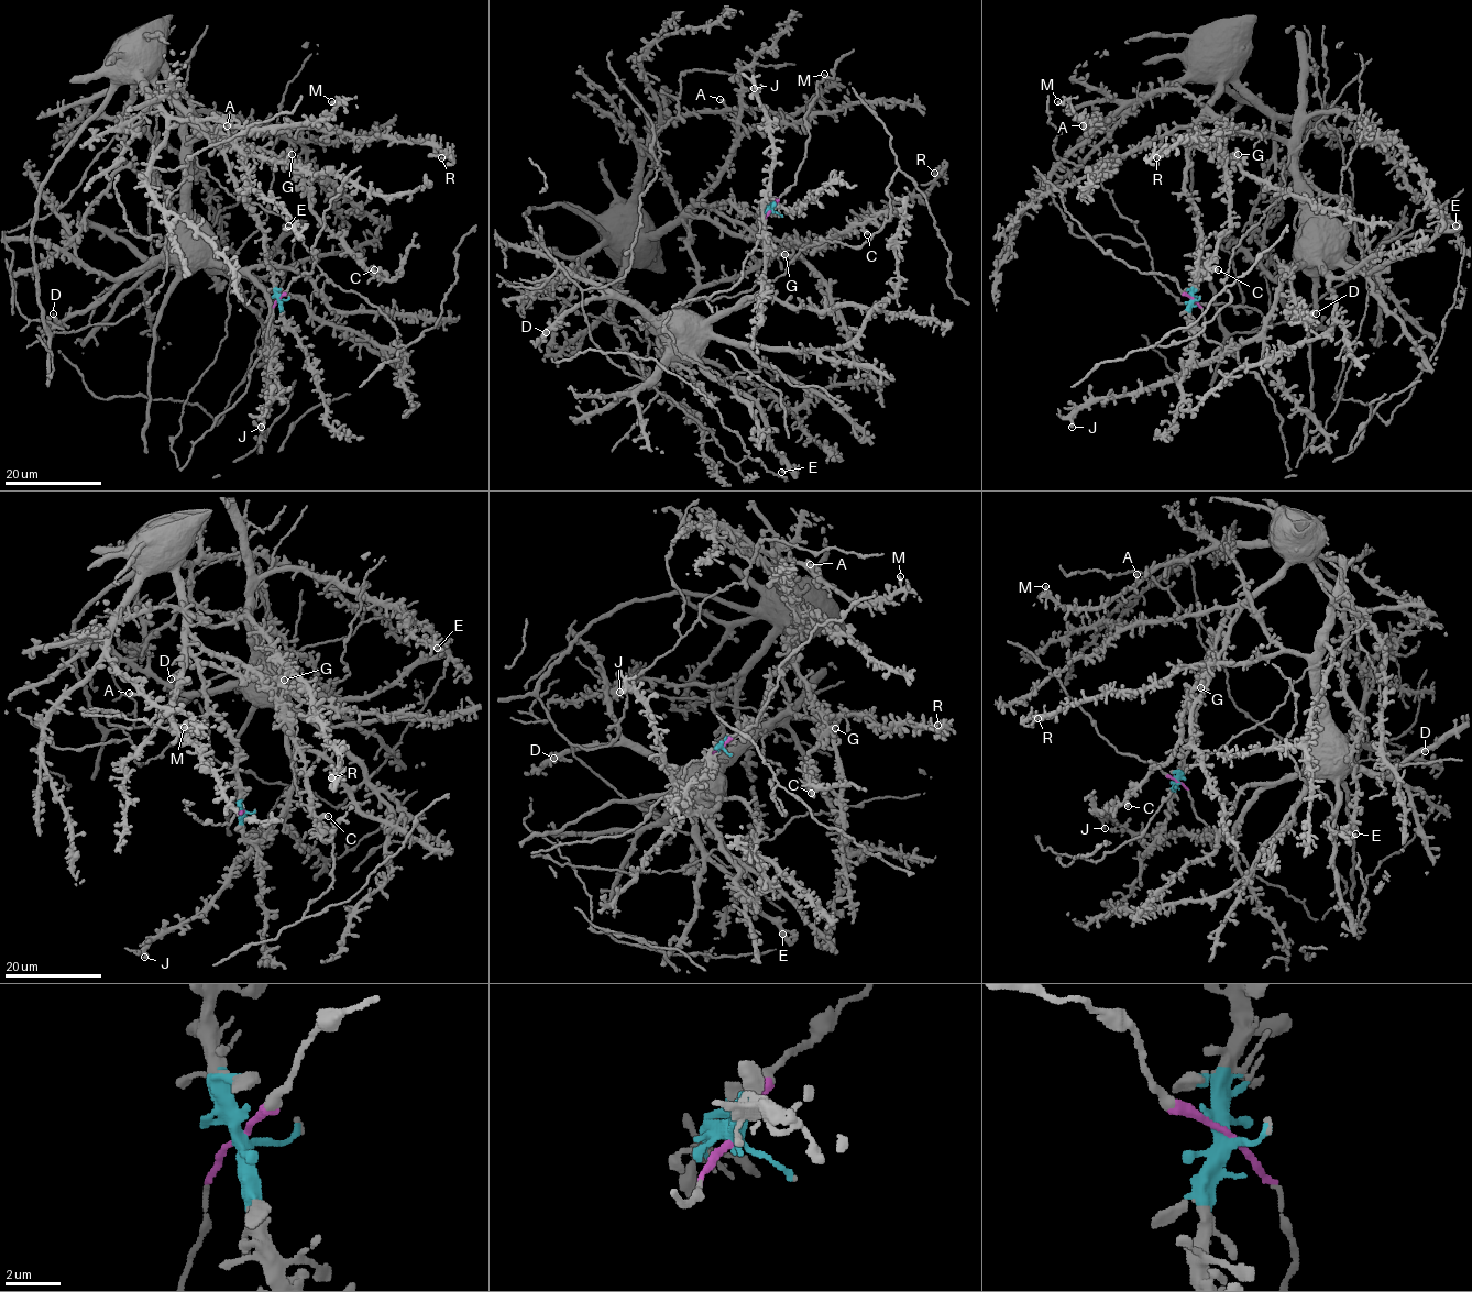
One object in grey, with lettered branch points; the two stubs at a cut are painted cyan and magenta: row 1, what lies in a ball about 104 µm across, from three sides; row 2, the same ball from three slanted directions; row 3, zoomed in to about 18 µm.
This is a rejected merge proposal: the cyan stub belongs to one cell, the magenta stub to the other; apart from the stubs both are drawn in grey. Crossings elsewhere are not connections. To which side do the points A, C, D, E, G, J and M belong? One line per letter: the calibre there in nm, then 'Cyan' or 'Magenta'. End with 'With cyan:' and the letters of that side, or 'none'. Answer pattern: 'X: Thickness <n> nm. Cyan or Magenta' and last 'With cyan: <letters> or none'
A: Thickness 460 nm. Cyan
C: Thickness 500 nm. Cyan
D: Thickness 140 nm. Magenta
E: Thickness 440 nm. Magenta
G: Thickness 200 nm. Cyan
J: Thickness 360 nm. Magenta
M: Thickness 440 nm. Cyan
With cyan: A, C, G, M

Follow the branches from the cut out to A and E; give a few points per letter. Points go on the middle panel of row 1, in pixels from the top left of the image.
A: (771, 209), (690, 206), (641, 231), (648, 143), (669, 122), (721, 112), (720, 99)
E: (771, 209), (759, 219), (764, 288), (707, 324), (695, 357), (756, 405), (767, 441), (787, 465), (781, 472)

